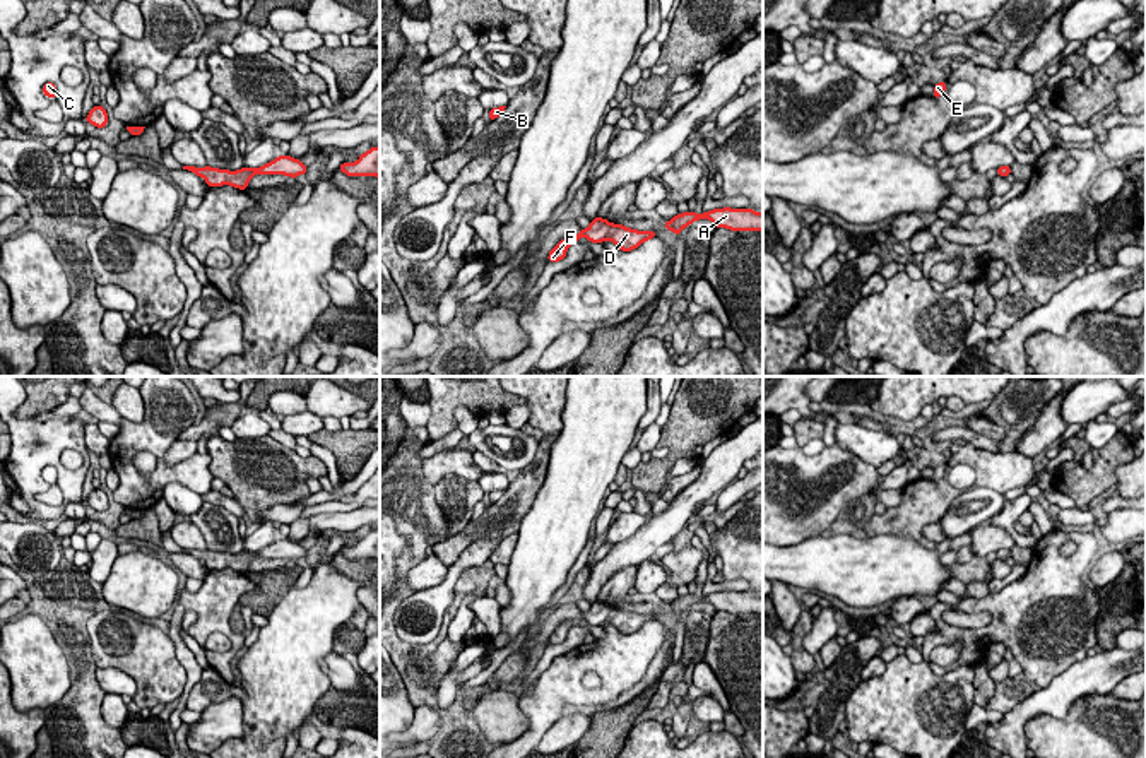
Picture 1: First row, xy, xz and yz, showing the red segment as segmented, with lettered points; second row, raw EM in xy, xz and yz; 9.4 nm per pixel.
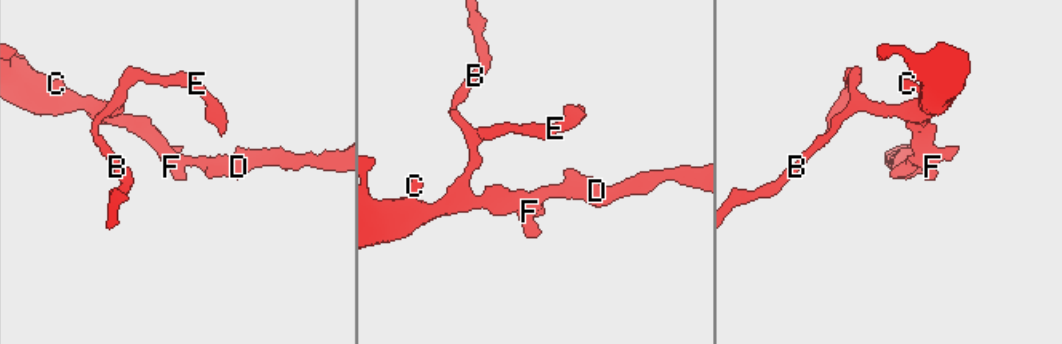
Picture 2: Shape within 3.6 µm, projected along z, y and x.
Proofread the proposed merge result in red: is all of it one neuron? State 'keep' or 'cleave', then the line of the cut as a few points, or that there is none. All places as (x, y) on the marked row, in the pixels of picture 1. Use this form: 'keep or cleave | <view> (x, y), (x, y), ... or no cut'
keep | no cut

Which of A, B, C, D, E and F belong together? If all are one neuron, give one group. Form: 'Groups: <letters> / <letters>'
Groups: A B C D E F

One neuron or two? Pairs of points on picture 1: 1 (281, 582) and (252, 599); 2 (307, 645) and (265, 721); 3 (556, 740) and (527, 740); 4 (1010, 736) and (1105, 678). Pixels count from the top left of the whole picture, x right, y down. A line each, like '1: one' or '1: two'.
1: one
2: one
3: two
4: one

